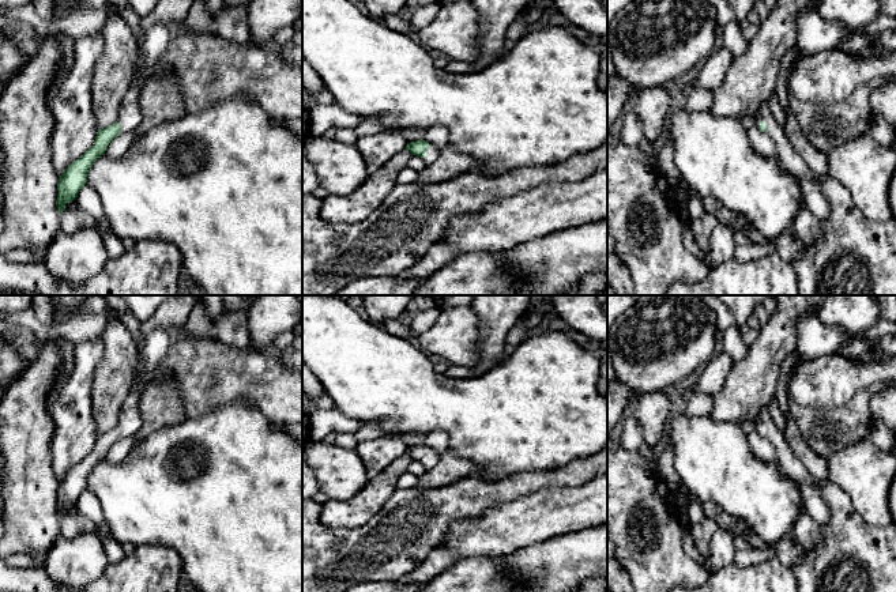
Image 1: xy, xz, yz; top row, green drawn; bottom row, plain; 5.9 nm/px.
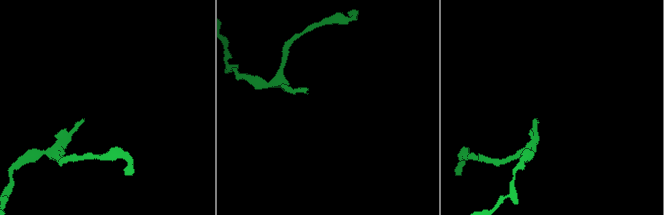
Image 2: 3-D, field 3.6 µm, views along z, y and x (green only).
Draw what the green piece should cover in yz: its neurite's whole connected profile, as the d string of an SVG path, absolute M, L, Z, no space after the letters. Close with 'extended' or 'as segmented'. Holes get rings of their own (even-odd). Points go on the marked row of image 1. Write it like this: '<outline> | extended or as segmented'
M764 102L760 106L753 122L760 131L771 136L775 143L776 155L786 170L795 177L806 177L813 180L820 188L821 177L816 176L799 154L793 148L783 132L783 128L776 122L773 114L771 113L768 102Z | extended

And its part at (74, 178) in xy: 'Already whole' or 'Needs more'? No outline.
Needs more

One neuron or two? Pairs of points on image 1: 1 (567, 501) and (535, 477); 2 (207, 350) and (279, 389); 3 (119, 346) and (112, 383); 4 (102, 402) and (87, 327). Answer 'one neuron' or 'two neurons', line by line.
1: two neurons
2: one neuron
3: one neuron
4: two neurons

